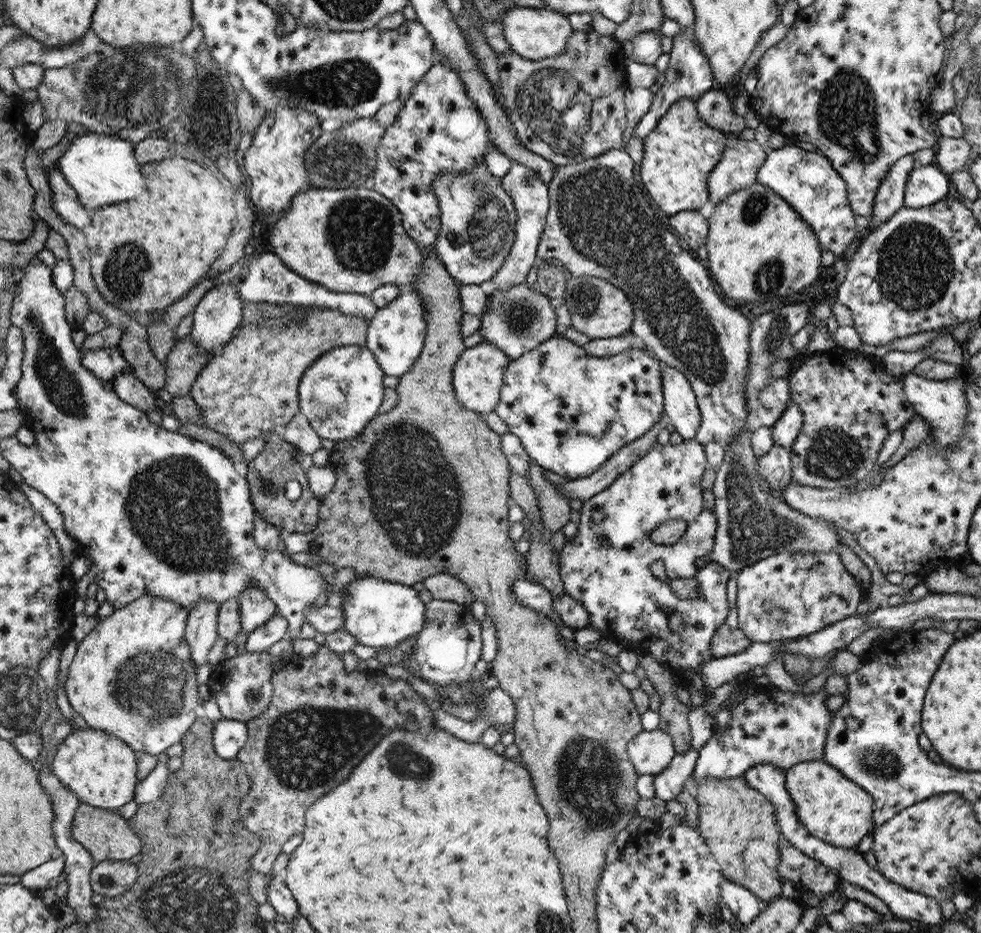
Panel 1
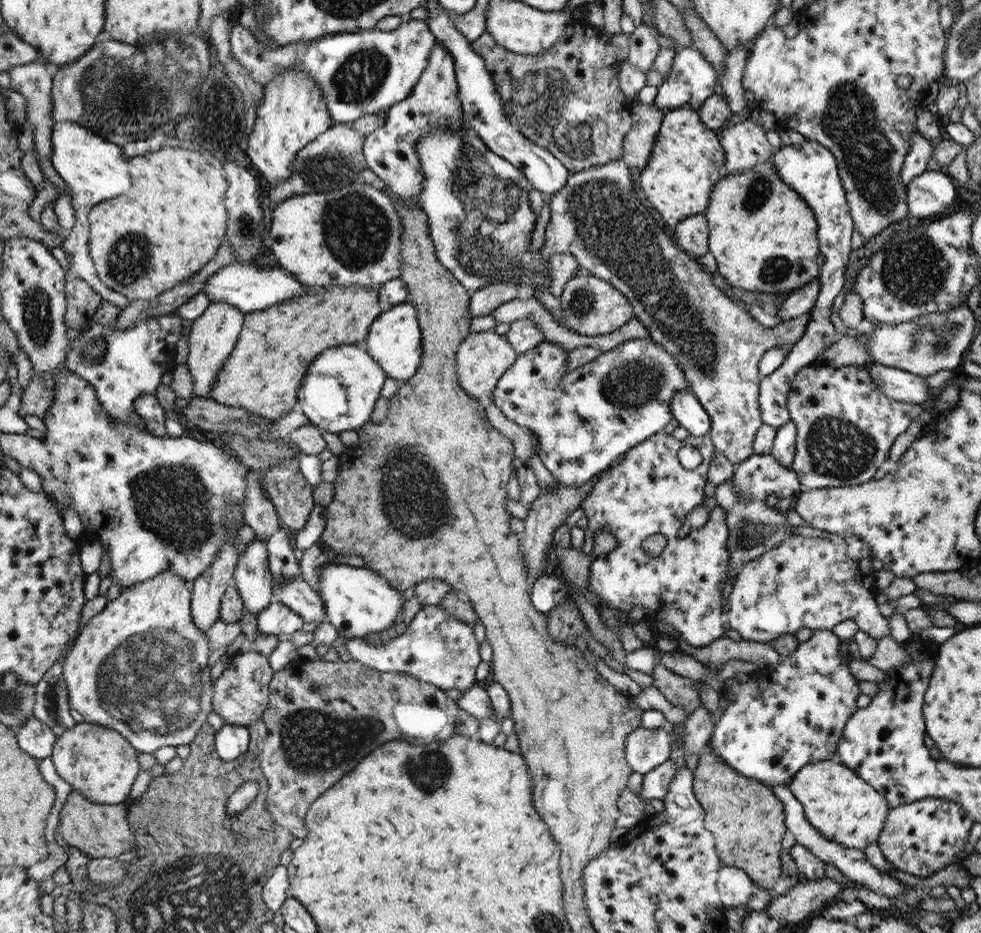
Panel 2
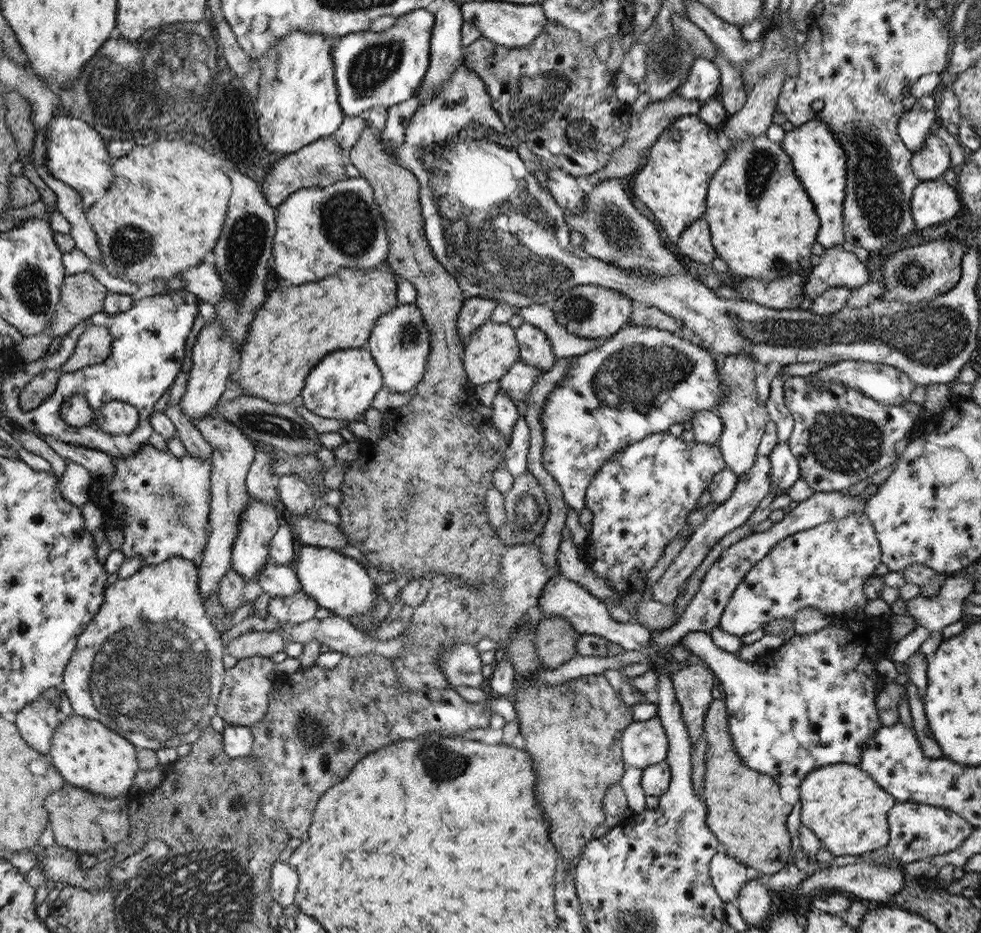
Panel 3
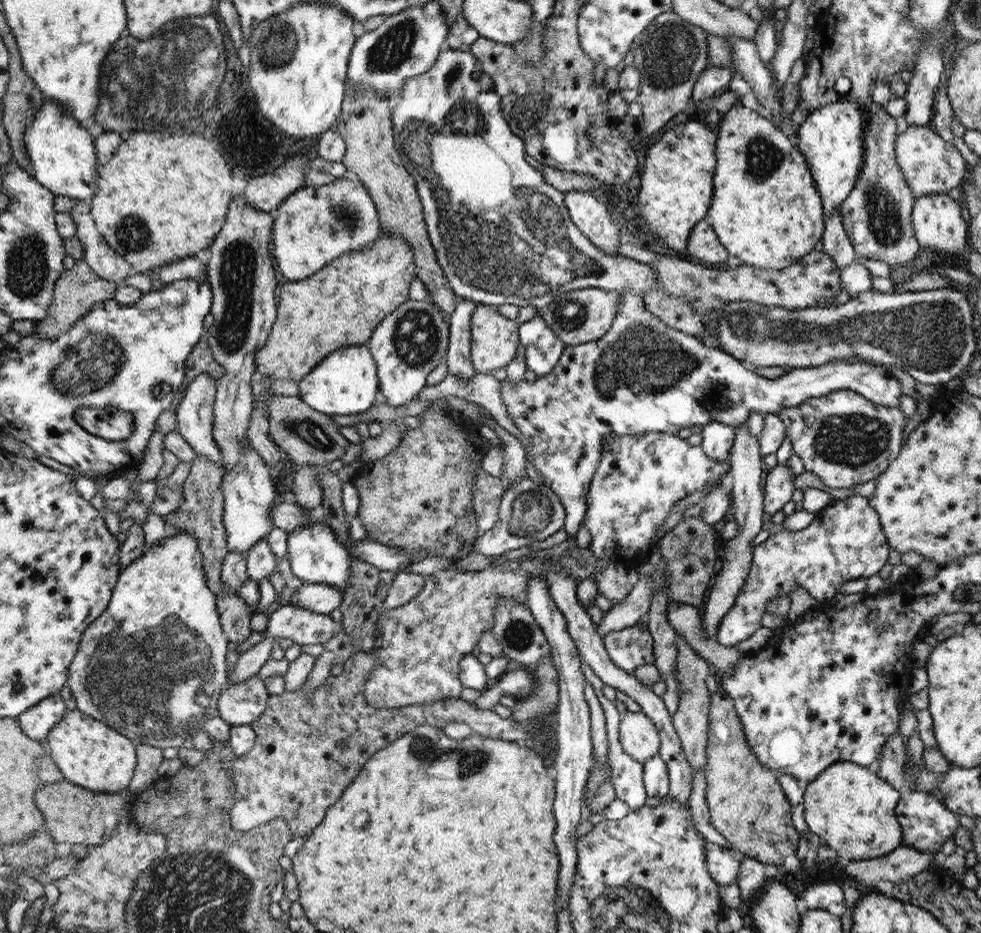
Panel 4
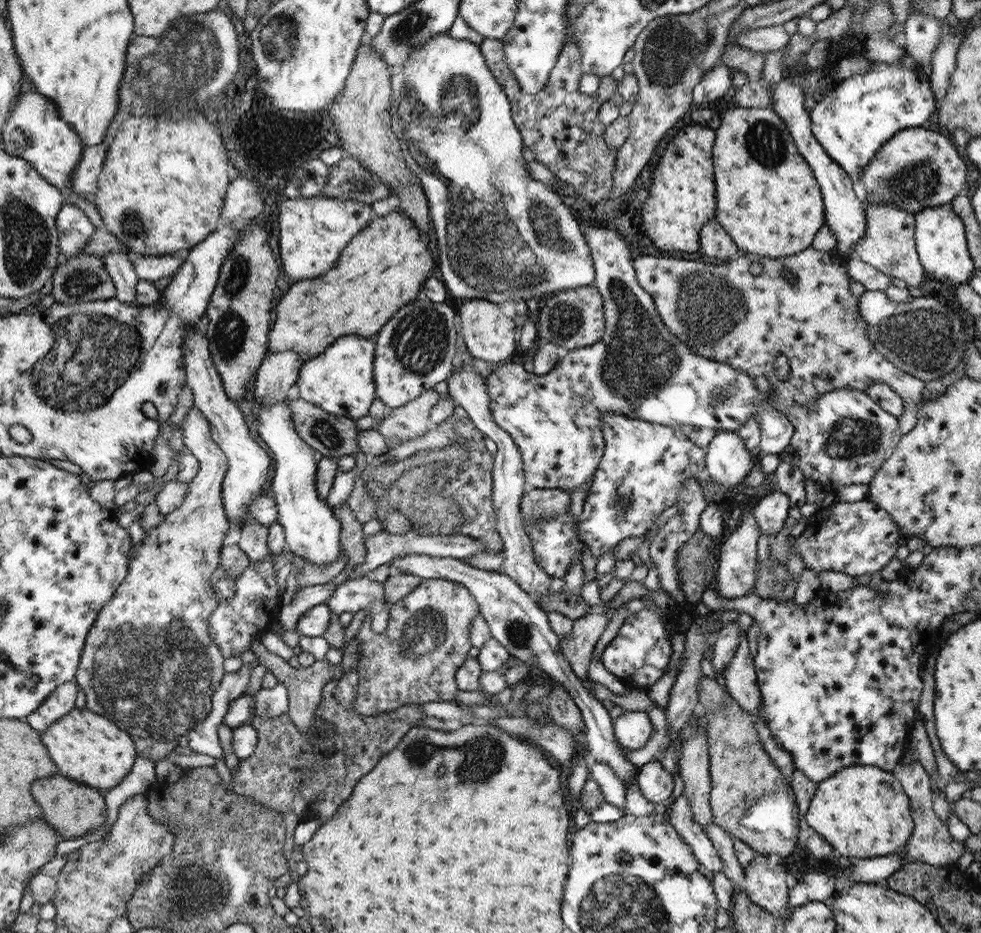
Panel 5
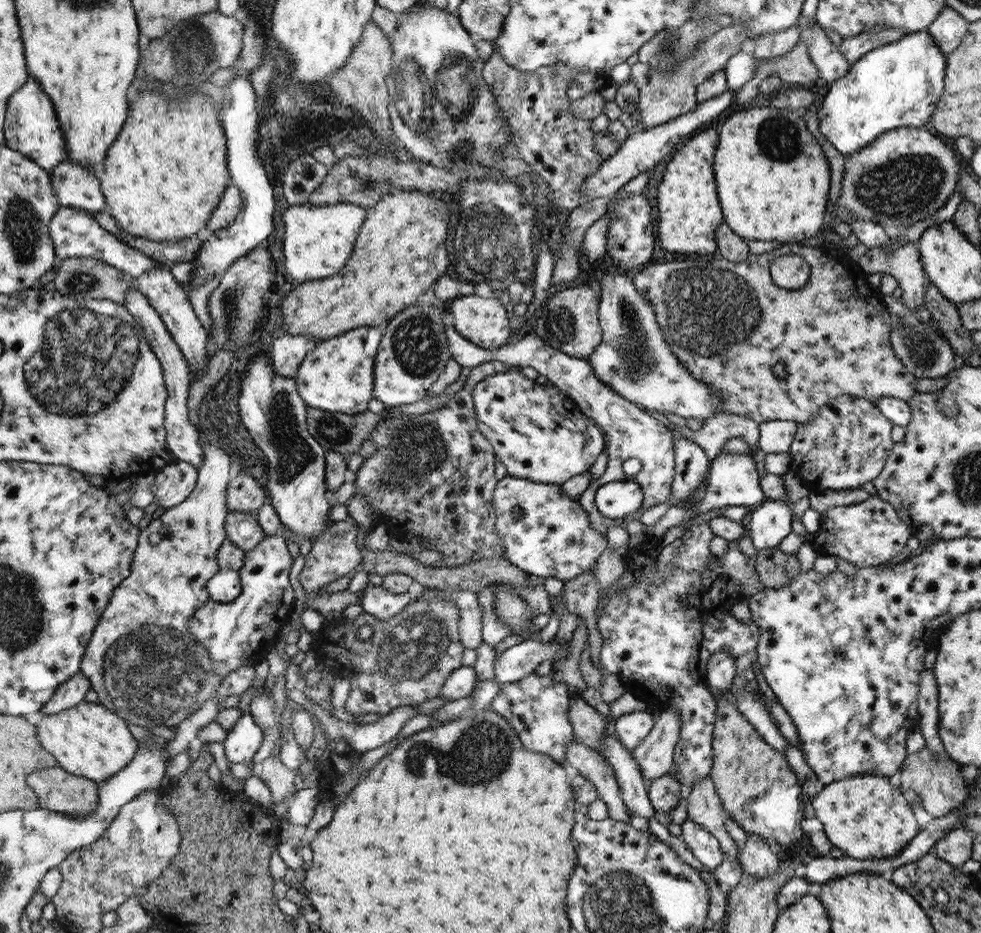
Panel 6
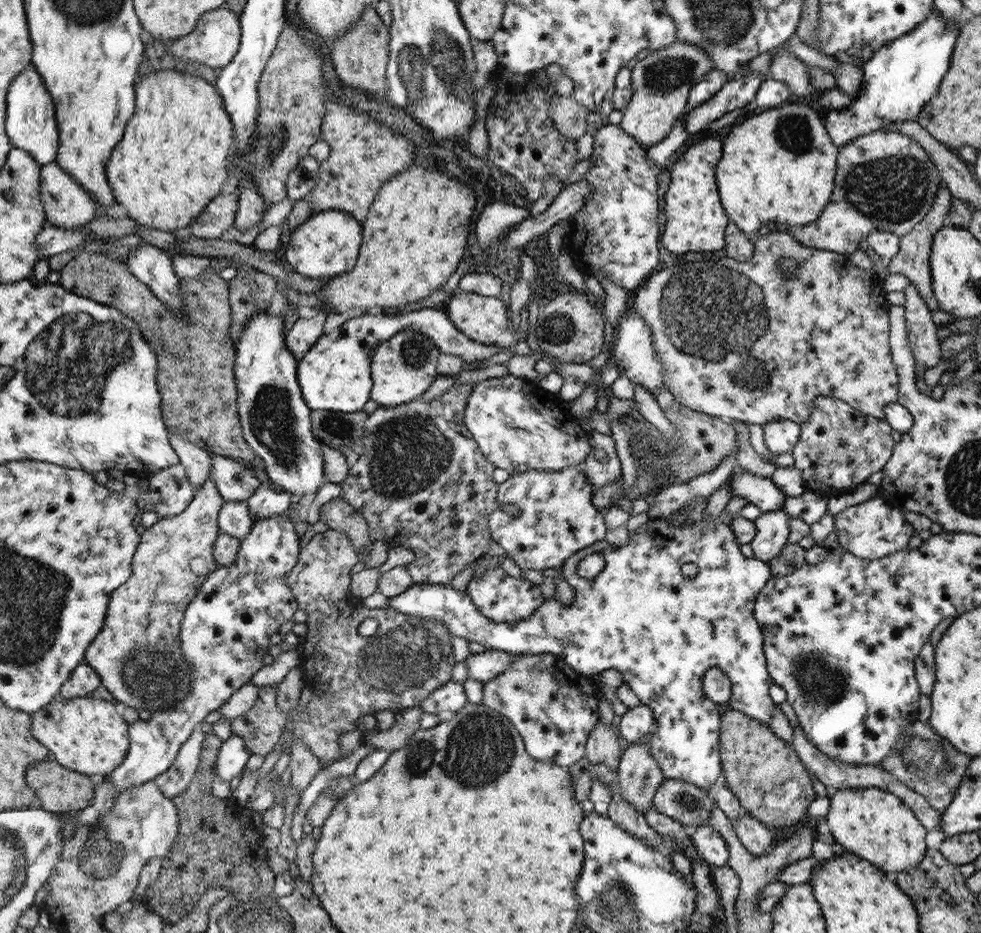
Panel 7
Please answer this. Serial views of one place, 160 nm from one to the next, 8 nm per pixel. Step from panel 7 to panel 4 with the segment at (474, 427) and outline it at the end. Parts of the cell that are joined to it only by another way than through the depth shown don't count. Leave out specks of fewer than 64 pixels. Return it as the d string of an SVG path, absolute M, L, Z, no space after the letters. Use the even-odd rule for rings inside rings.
M572 189L565 194L565 206L568 208L573 222L588 236L590 242L592 242L598 250L607 255L619 255L616 250L618 250L621 244L622 232L620 228L618 228L617 222L613 220L607 211L608 206L605 202L598 202L593 192ZM625 290L620 292L620 296L621 306L612 328L594 345L566 346L556 368L546 376L538 376L534 383L527 383L526 380L511 382L508 378L501 380L503 403L513 423L516 423L527 440L526 452L543 474L543 484L552 489L564 505L564 528L571 538L576 538L588 514L589 487L604 456L607 437L642 433L677 434L681 428L704 426L714 421L736 427L746 422L752 412L779 413L809 398L840 389L853 390L874 404L887 407L898 407L904 394L901 381L892 371L870 363L850 363L848 359L834 360L817 367L790 369L776 380L767 379L733 355L705 346L693 335L683 334L662 322L648 310L640 294Z

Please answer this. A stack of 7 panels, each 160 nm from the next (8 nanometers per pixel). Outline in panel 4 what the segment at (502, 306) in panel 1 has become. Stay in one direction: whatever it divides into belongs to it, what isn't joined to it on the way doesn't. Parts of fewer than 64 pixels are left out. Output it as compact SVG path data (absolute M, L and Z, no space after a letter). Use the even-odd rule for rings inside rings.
M541 316L523 322L520 331L527 368L537 377L550 374L565 353L566 345Z

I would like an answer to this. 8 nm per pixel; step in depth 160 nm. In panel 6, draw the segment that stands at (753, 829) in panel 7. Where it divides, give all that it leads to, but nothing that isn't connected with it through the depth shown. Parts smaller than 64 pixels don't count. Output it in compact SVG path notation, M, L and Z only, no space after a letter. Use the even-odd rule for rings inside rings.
M748 833L748 836L737 854L743 872L755 878L766 878L775 874L781 864L776 849L757 834Z

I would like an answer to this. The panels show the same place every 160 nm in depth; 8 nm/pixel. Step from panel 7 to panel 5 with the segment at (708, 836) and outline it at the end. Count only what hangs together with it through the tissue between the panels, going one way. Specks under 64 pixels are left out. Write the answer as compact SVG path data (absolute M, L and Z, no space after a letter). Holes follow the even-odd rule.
M683 793L670 806L670 823L677 828L678 834L692 847L697 854L698 862L710 872L722 872L723 862L716 847L708 838L700 823L696 822L693 807L690 806L687 796Z

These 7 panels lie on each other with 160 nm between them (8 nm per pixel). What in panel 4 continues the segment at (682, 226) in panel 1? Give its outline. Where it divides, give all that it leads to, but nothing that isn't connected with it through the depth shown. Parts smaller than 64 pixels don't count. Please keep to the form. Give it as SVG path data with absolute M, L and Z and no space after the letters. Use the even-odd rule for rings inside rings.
M707 220L698 222L693 230L689 248L683 254L690 254L690 259L698 262L706 261L715 264L722 264L729 256Z

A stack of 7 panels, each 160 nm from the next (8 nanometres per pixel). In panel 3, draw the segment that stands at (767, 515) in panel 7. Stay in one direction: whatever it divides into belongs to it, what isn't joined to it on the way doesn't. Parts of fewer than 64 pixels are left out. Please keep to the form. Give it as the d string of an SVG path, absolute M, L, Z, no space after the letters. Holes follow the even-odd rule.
M789 440L779 441L768 455L771 460L770 484L775 487L775 496L785 494L794 482L800 479L799 464L792 454Z

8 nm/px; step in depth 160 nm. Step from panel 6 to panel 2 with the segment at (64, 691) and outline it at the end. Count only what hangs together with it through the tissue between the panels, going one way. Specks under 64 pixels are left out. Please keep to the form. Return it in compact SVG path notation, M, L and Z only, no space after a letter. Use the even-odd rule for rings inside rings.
M30 717L16 732L18 744L36 760L52 756L57 736L35 717Z

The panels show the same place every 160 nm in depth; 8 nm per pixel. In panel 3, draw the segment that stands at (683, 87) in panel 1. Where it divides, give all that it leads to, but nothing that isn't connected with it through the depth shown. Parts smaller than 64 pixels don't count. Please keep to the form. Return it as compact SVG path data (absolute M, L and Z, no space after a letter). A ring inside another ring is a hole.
M696 57L693 60L689 77L681 84L675 94L686 100L707 101L721 88L720 67L711 59Z

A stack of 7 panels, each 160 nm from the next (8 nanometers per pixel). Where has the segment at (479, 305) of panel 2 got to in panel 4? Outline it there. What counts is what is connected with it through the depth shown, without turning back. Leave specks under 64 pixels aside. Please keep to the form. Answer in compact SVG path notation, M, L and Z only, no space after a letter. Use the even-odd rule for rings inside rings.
M463 299L453 310L448 320L451 336L447 358L448 372L463 381L469 381L477 372L471 361L471 318L476 310L476 304Z

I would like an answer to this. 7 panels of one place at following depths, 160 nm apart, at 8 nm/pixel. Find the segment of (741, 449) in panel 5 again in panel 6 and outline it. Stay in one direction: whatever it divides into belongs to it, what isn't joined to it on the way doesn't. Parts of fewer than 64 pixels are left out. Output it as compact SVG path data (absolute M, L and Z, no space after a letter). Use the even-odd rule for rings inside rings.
M720 451L709 465L706 483L703 490L695 502L689 506L689 511L694 514L702 514L712 510L712 508L722 508L723 506L746 506L753 504L761 505L765 493L761 486L762 469L760 467L759 457L754 452L738 455Z

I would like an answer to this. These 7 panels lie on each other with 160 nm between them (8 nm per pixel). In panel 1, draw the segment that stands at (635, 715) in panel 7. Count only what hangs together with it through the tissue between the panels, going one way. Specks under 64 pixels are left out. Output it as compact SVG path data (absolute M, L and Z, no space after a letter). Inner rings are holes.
M659 728L637 734L628 747L629 759L640 774L660 774L674 759L677 751L672 737Z

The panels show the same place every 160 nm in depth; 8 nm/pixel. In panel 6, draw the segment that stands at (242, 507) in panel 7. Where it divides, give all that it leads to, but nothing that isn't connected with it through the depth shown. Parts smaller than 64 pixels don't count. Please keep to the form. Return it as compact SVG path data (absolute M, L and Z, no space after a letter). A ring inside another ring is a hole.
M230 511L228 520L225 521L225 527L229 539L245 552L260 544L266 535L256 516L252 518L245 512Z

